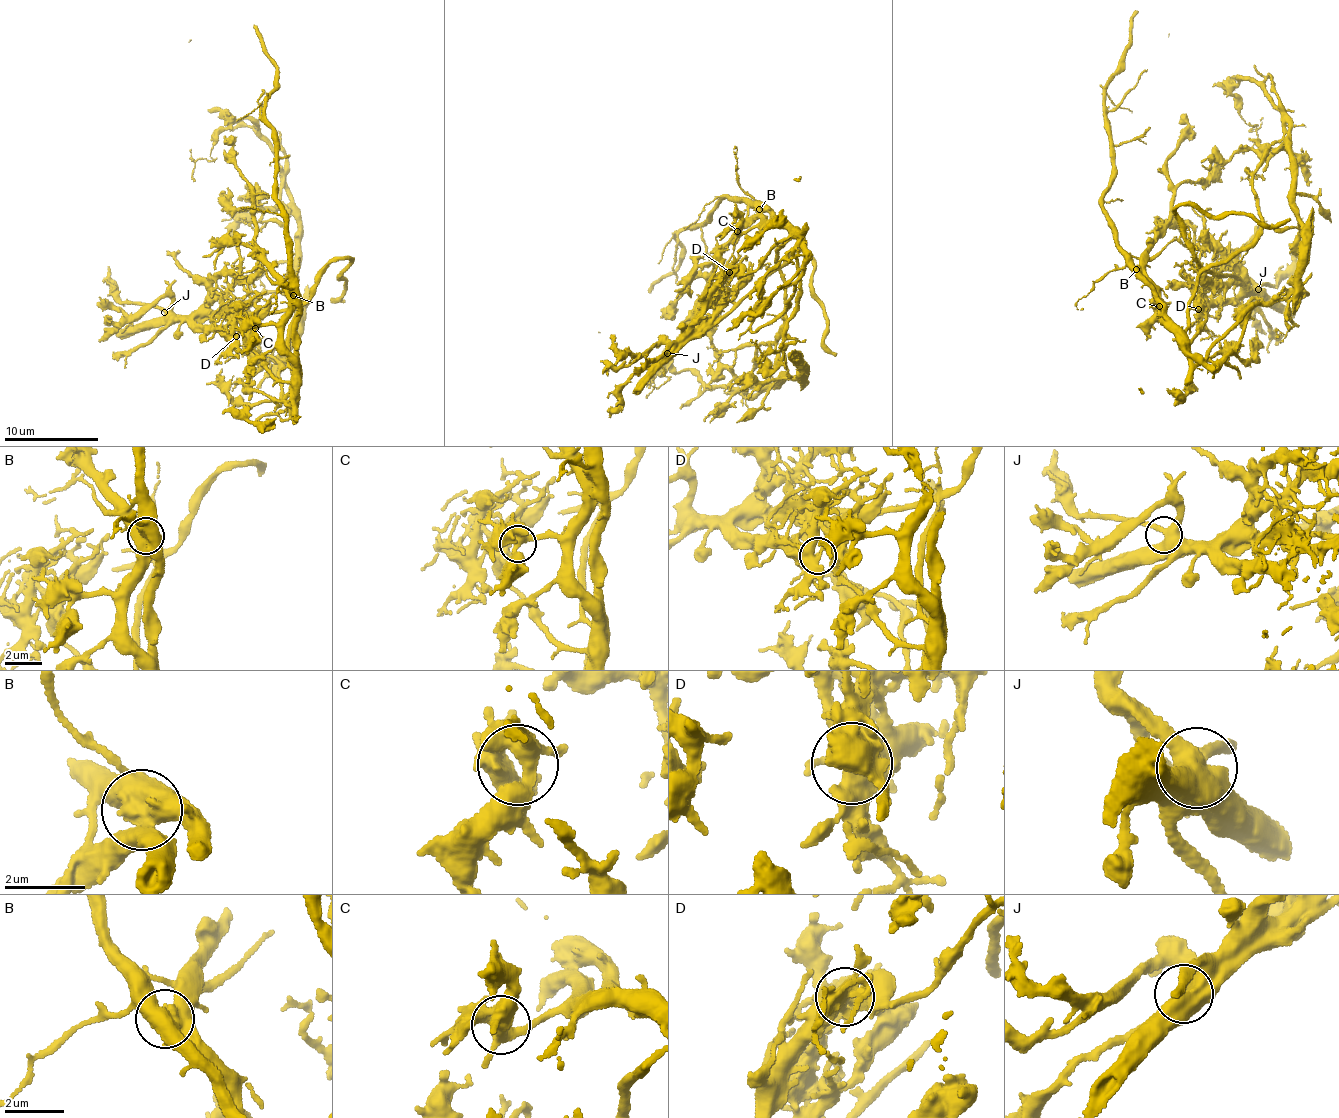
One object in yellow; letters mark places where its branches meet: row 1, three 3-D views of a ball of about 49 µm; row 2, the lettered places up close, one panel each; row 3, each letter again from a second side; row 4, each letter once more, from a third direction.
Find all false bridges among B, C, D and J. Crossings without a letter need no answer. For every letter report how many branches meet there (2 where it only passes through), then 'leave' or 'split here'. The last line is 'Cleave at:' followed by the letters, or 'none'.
B: branches 4; split here
C: branches 4; leave
D: branches 4; split here
J: branches 3; leave
Cleave at: B, D

